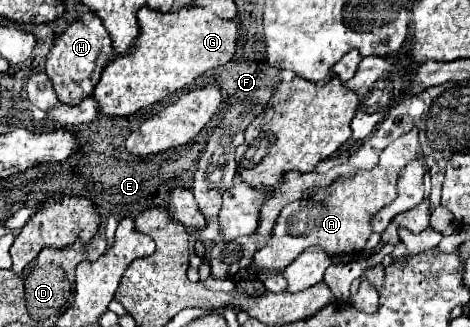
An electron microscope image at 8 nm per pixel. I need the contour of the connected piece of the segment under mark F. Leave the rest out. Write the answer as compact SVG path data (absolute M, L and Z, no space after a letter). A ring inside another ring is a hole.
M238 26L238 46L236 54L230 62L226 62L220 68L208 70L202 74L196 82L196 86L206 86L214 84L220 86L222 90L222 116L218 116L212 134L208 138L206 150L200 156L198 170L194 174L192 190L198 202L198 208L202 210L202 216L206 222L212 222L218 216L220 204L222 204L222 194L234 184L234 174L236 174L236 162L234 162L234 152L236 146L244 142L244 128L264 110L266 102L272 98L272 92L276 84L282 80L278 70L272 70L270 64L266 62L266 48L264 48L264 34L262 28L250 28L250 26Z

